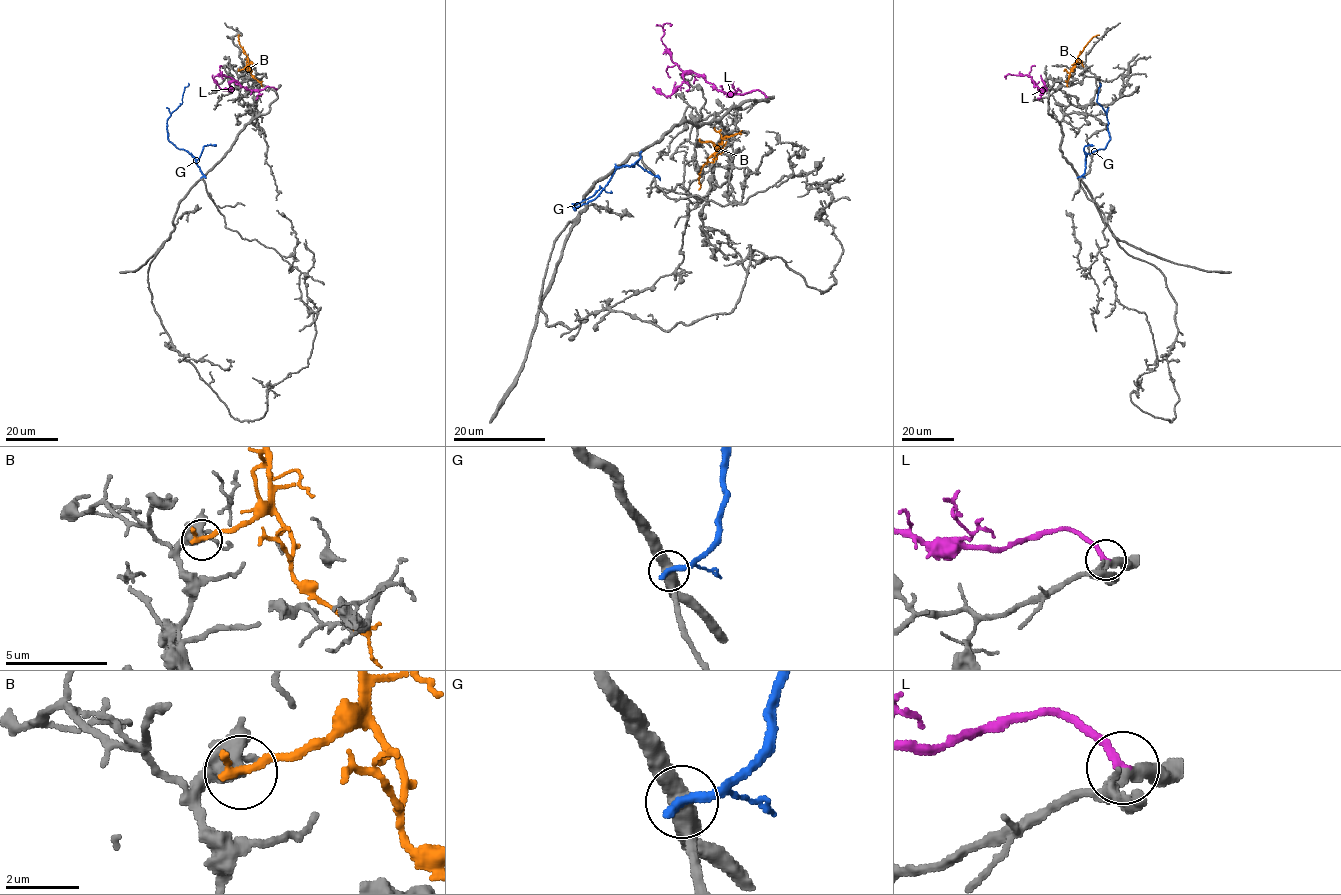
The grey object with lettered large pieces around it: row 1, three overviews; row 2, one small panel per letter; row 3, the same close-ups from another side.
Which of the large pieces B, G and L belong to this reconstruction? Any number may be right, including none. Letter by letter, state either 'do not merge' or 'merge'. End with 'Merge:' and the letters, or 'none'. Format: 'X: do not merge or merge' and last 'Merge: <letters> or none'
B: do not merge
G: do not merge
L: merge
Merge: L

